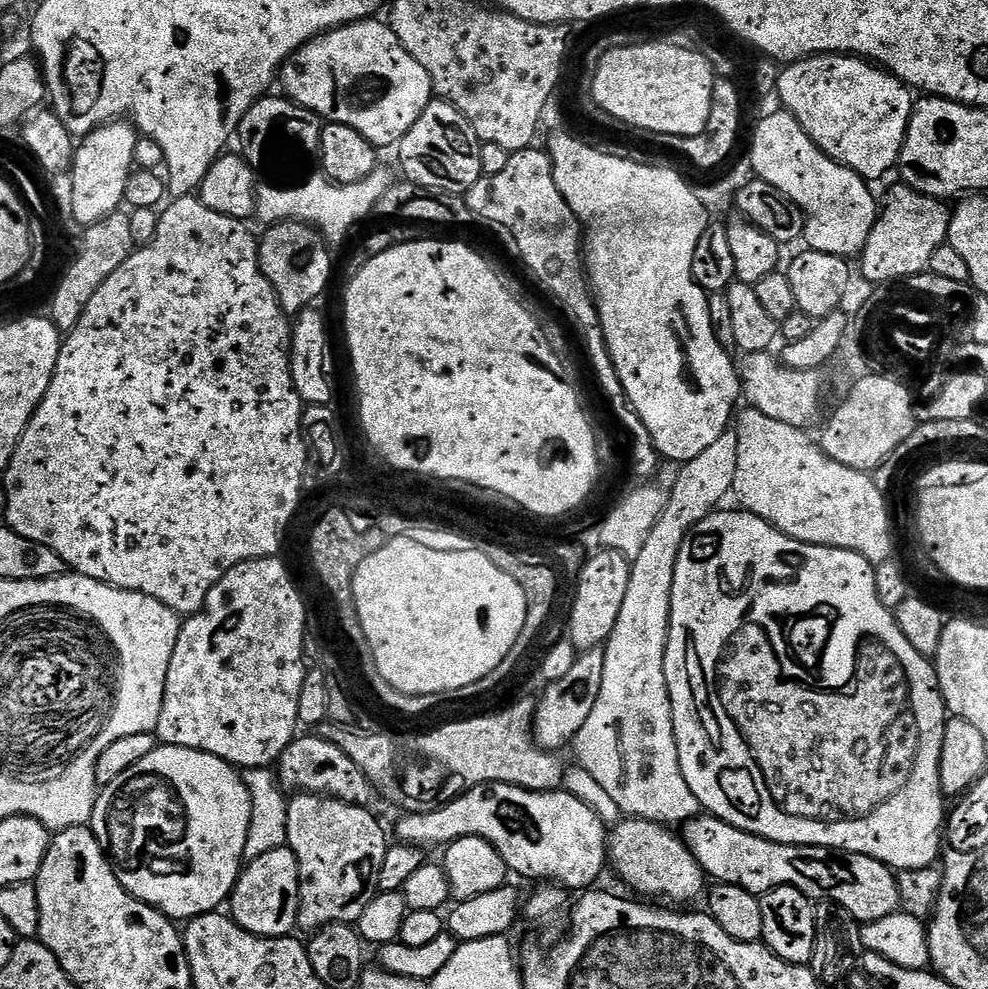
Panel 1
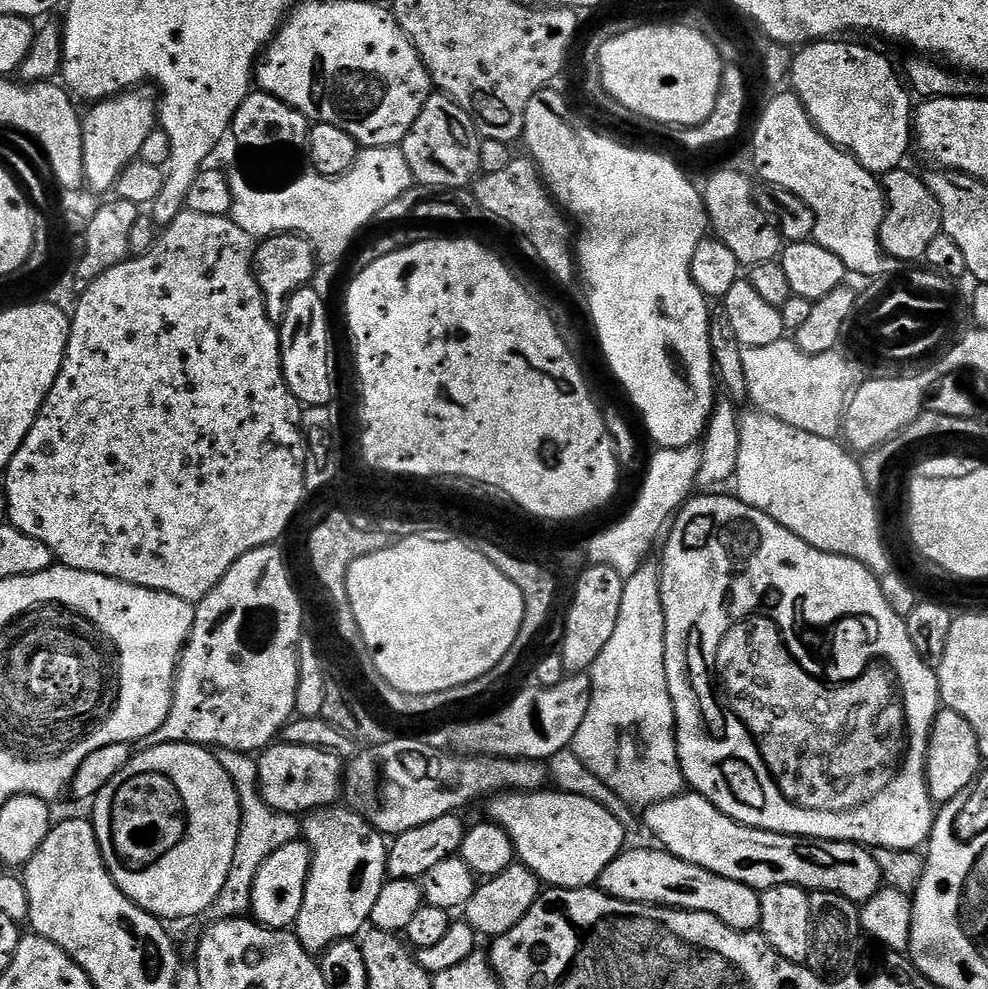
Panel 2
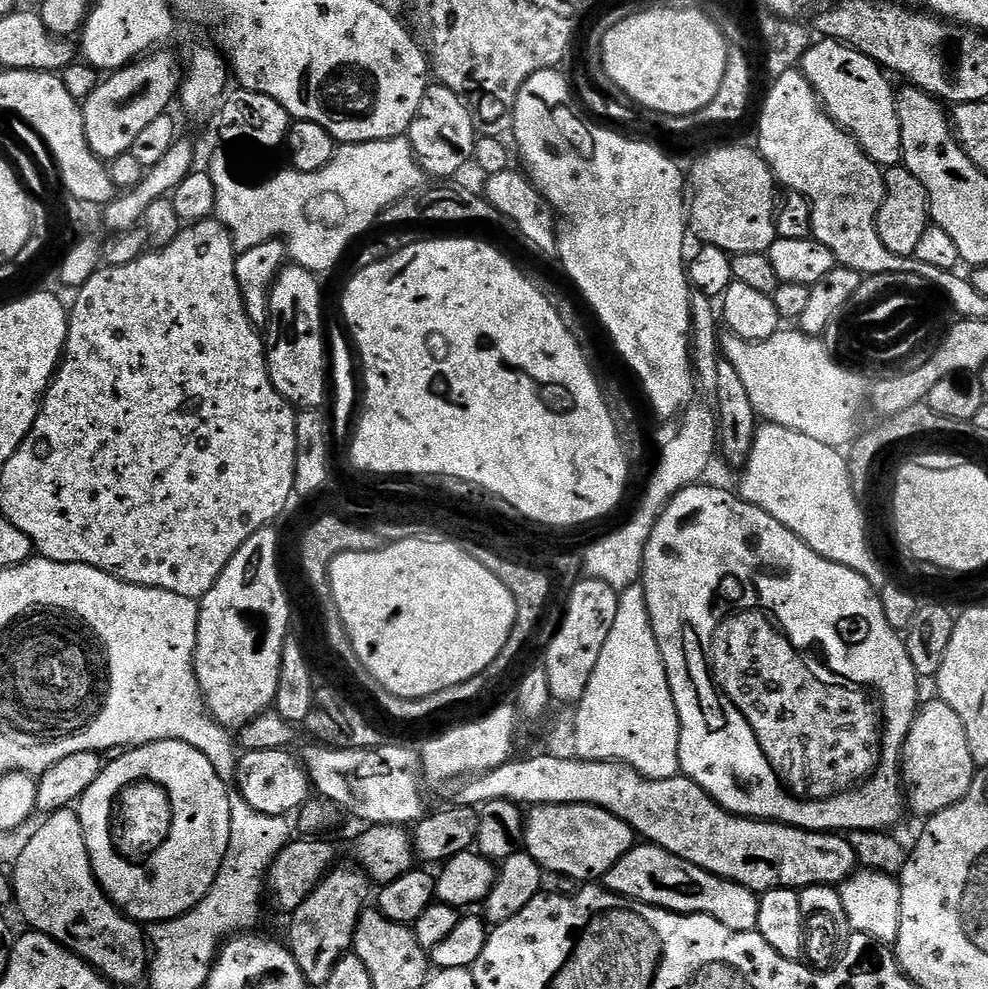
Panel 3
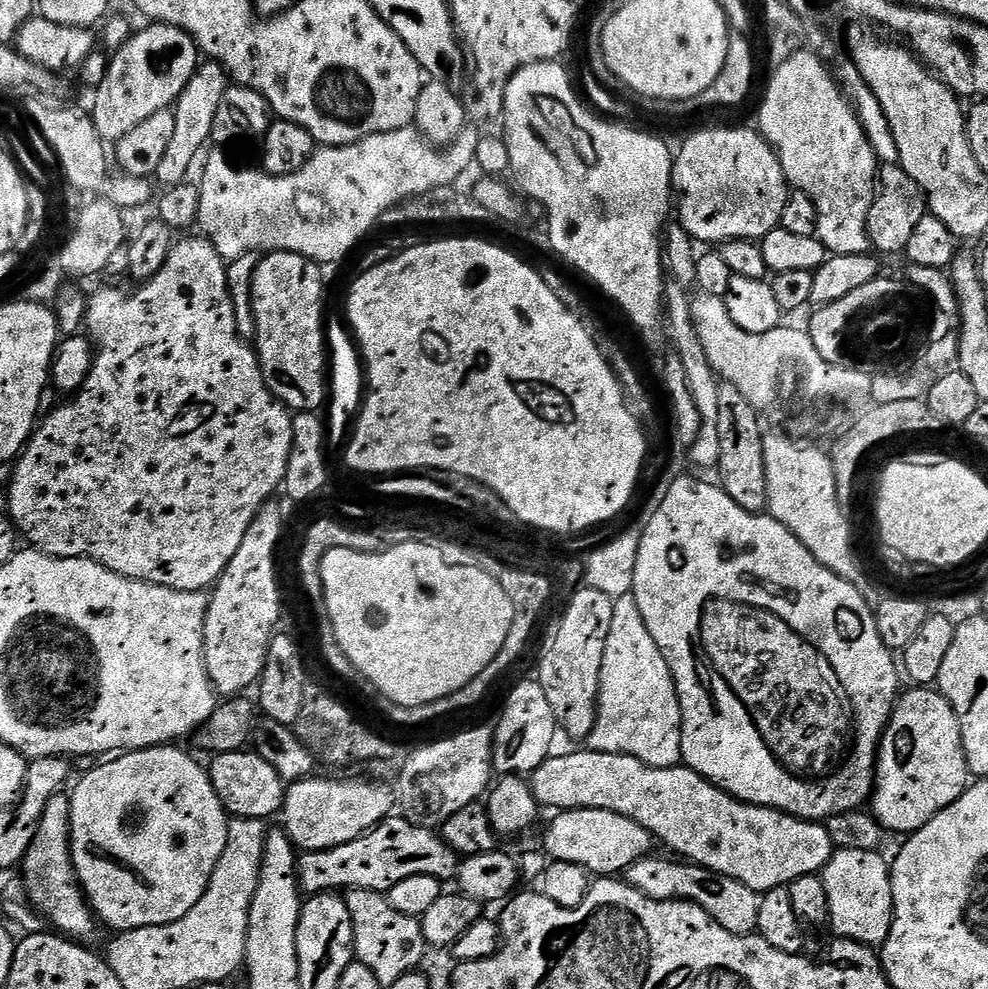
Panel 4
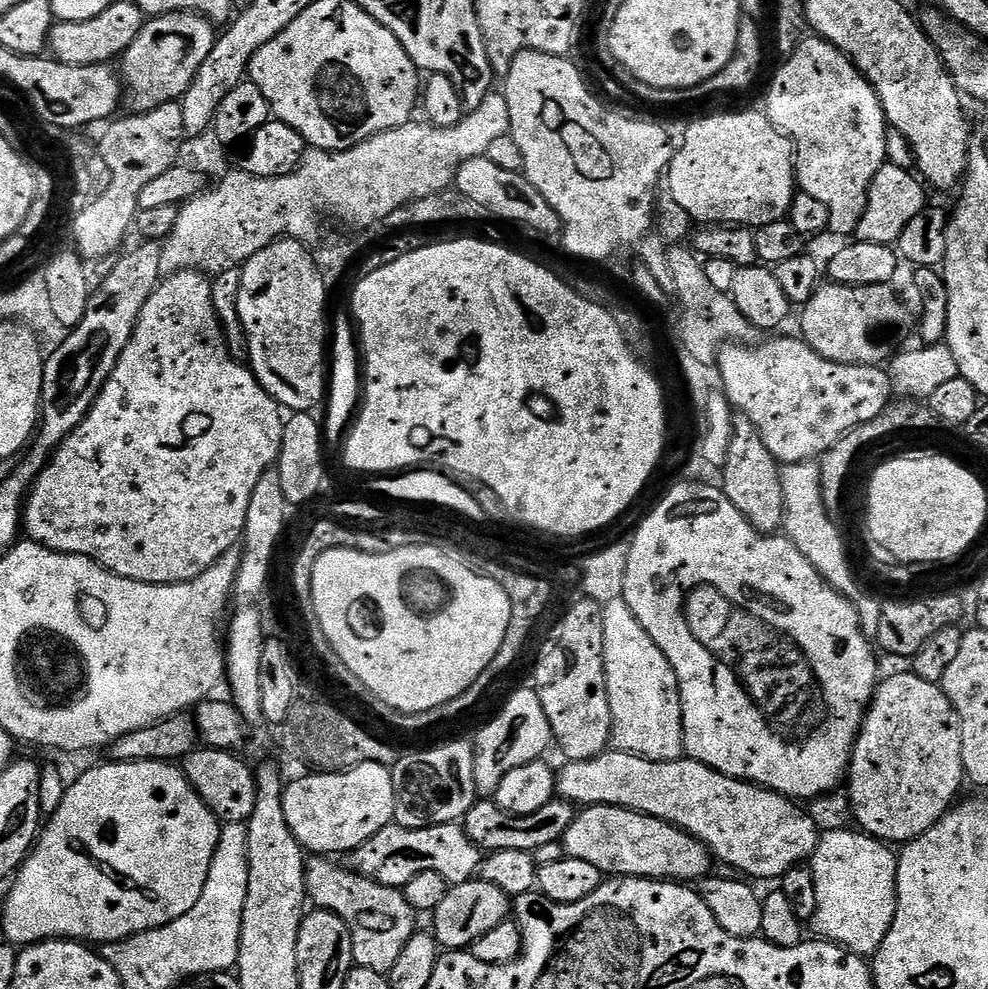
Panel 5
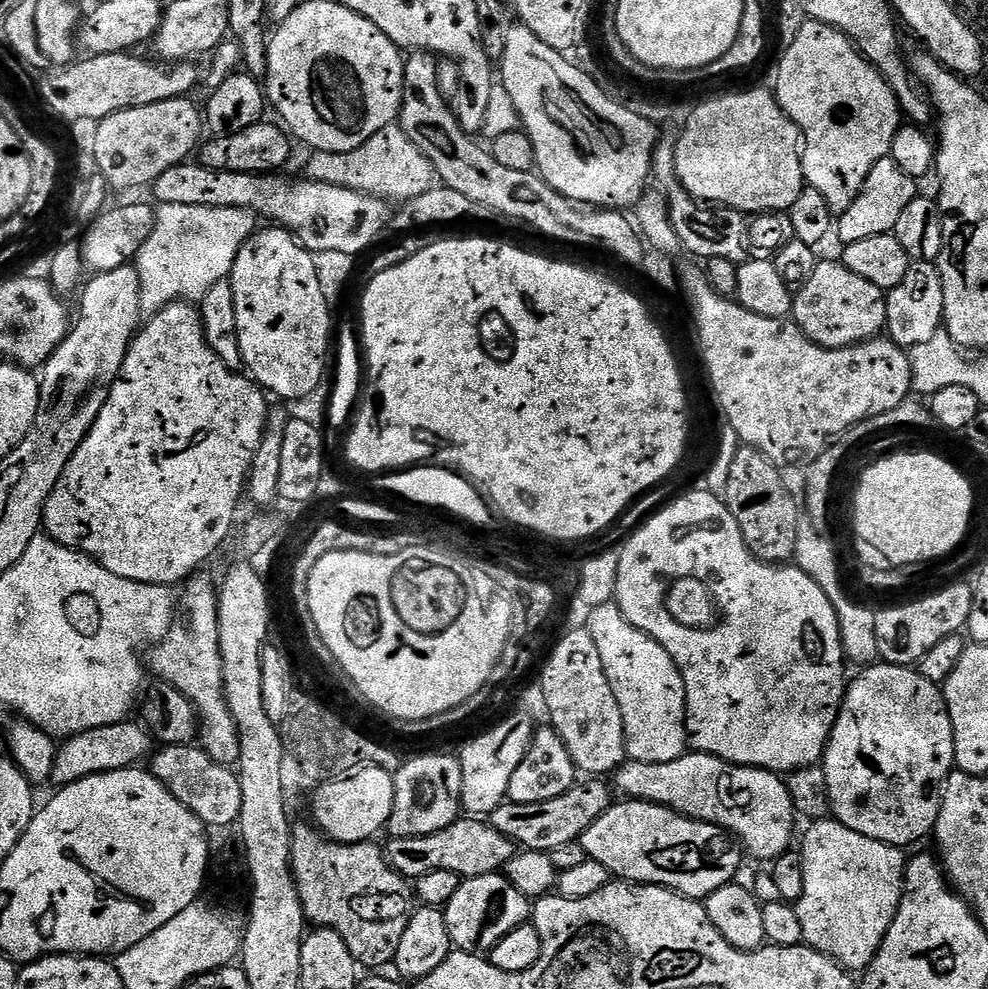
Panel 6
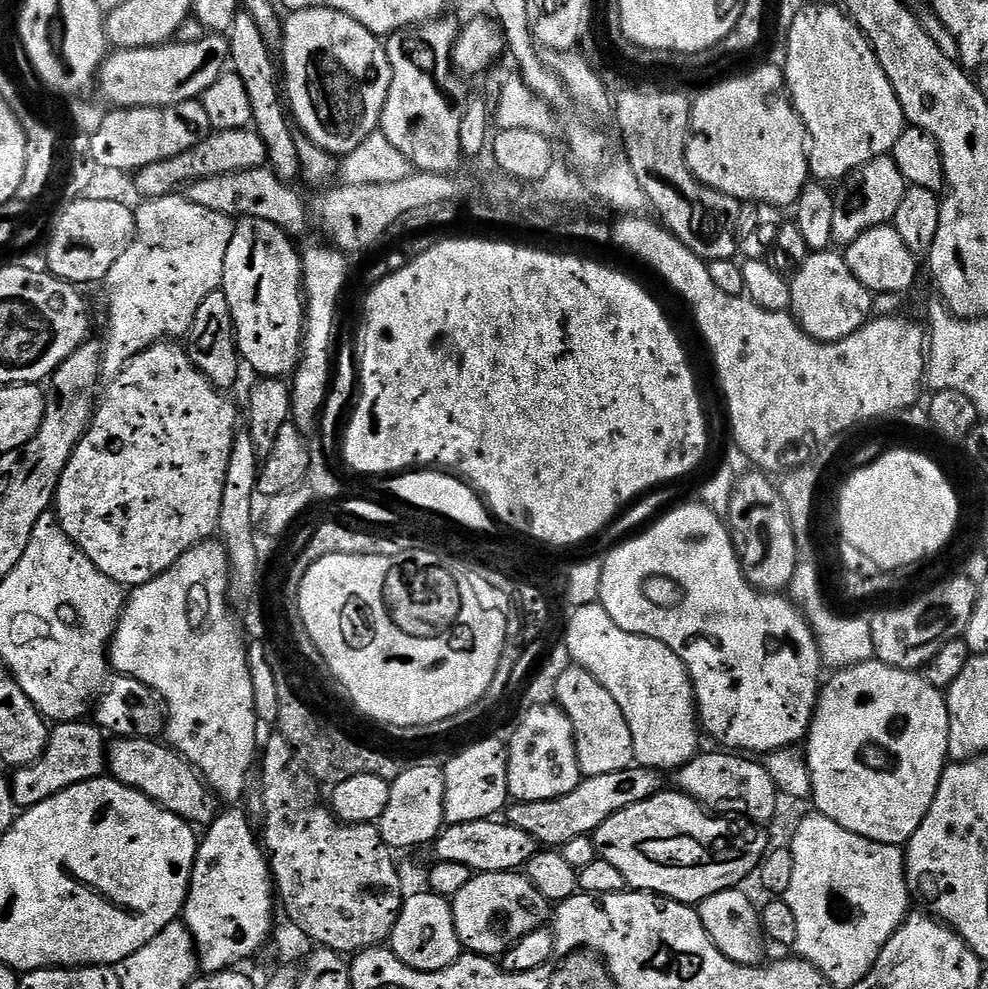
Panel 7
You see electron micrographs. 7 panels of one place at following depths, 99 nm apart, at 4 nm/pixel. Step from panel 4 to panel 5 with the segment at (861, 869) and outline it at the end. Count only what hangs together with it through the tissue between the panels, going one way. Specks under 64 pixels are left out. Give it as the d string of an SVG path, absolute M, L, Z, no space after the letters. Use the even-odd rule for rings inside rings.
M843 828L837 832L825 832L817 839L816 849L813 850L810 857L810 867L812 877L814 878L814 894L818 894L818 902L816 903L816 915L814 917L814 925L823 939L839 944L841 948L845 948L848 952L852 952L855 956L861 958L871 958L875 956L876 951L882 946L882 942L886 938L886 934L890 930L890 926L896 917L896 861L897 853L883 840L875 840L873 836L869 836L859 830L849 830Z

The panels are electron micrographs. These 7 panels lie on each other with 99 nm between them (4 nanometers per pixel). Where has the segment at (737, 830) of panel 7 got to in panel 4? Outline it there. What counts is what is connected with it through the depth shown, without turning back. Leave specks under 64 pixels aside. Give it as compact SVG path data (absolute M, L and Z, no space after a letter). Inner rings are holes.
M574 808L561 811L552 820L548 833L544 836L542 848L552 860L574 862L590 874L600 878L612 878L624 874L631 864L636 864L654 845L652 833L641 824L614 814L610 810Z

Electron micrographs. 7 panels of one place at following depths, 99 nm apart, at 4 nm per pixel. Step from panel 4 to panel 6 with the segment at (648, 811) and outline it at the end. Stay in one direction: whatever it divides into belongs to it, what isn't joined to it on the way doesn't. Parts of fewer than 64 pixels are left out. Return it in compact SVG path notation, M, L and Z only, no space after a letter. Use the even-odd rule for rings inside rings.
M695 750L689 751L682 758L674 758L674 762L658 762L657 764L651 764L650 762L638 762L637 760L628 760L627 762L620 765L614 773L614 779L616 779L615 787L625 793L625 797L631 798L633 800L648 800L652 804L661 804L666 806L670 810L674 810L678 814L683 816L689 816L691 820L701 820L707 824L716 824L720 828L724 829L725 833L737 836L741 840L739 843L743 845L746 849L747 855L749 857L757 856L760 860L768 860L767 862L774 862L782 853L789 851L793 847L792 844L792 831L796 828L796 820L798 821L798 813L794 805L792 804L792 799L788 793L787 783L777 773L767 772L765 768L747 768L741 764L731 764L726 762L722 758L717 756L711 756L705 752L697 752Z

